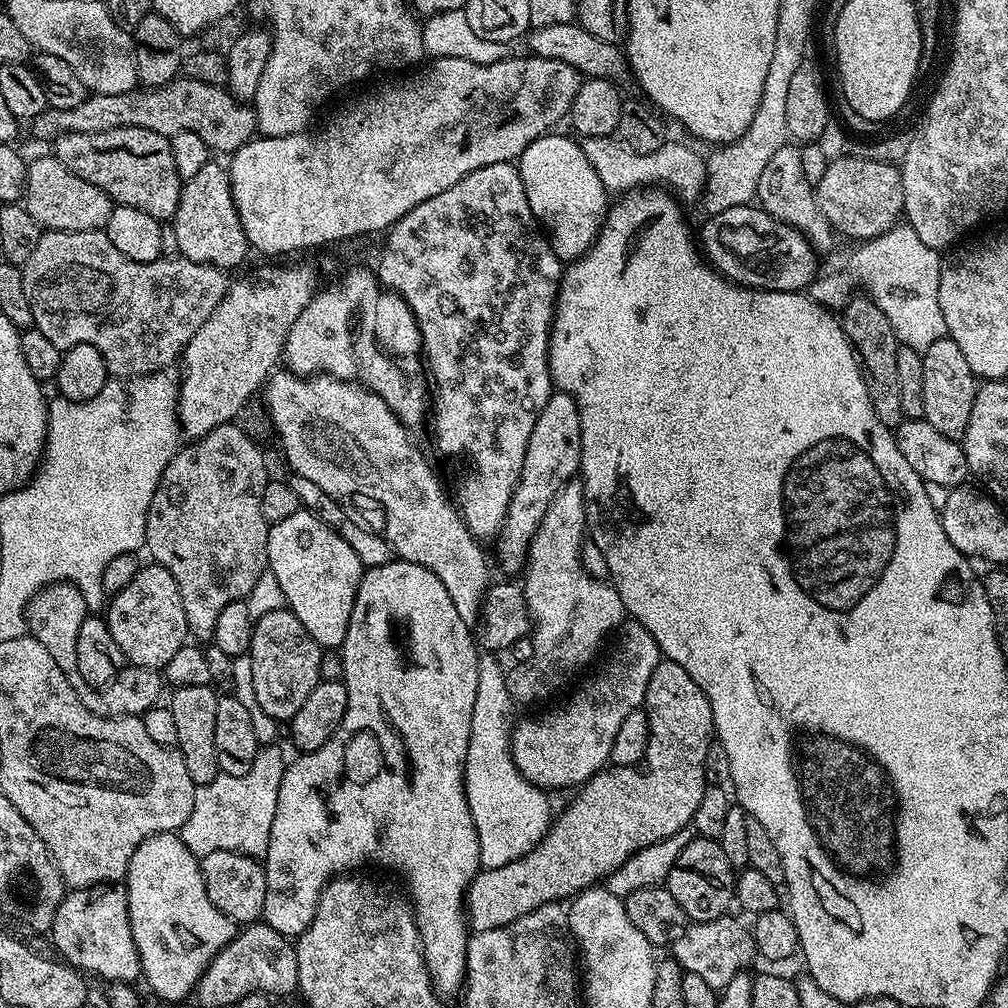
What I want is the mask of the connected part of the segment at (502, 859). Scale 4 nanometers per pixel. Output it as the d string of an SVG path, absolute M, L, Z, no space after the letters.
M484 654L478 662L478 690L474 694L474 714L470 714L470 742L466 746L464 763L464 789L470 806L470 814L478 832L478 850L480 862L484 868L497 868L514 862L524 856L548 832L548 826L554 819L554 811L548 805L549 793L543 788L531 784L518 770L512 757L512 729L514 727L514 701L506 686L505 669L500 669L501 657L496 654Z

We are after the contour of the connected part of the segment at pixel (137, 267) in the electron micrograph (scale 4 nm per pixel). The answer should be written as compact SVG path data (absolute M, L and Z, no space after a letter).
M104 230L94 232L45 231L40 237L38 246L34 246L34 254L30 254L28 261L23 264L22 271L24 273L24 285L26 286L26 298L30 298L30 310L32 311L34 327L42 330L42 334L46 334L46 338L50 338L50 342L54 342L54 346L58 346L62 350L73 348L79 344L94 346L94 350L98 350L98 354L102 354L109 373L116 378L149 376L152 372L163 372L171 369L173 367L171 364L175 360L177 363L181 359L183 350L190 342L190 338L194 338L194 334L198 334L198 326L202 326L202 322L206 322L206 318L210 318L210 314L214 314L218 302L222 302L222 298L228 293L230 285L229 273L225 269L215 268L209 264L199 264L193 260L185 260L181 255L161 258L149 264L134 262L114 247L114 242L110 242L108 233Z

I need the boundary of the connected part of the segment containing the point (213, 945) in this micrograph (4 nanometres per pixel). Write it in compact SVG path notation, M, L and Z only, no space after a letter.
M175 832L154 834L146 838L138 850L134 850L134 858L130 858L128 867L126 887L130 926L134 934L134 946L138 950L143 983L148 983L164 1000L184 1000L187 996L189 999L202 974L212 965L212 959L236 937L238 925L230 917L224 916L222 910L214 906L214 902L210 902L200 860L180 841Z

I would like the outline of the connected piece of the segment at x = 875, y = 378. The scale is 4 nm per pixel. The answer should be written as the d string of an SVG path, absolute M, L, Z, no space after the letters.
M859 294L844 308L844 313L839 313L838 319L842 330L848 335L849 342L852 343L852 350L856 354L856 361L860 363L860 373L866 382L866 394L870 394L870 406L874 406L874 414L878 414L878 418L888 428L895 430L900 425L901 420L905 419L902 410L902 394L898 390L898 350L901 343L896 339L894 334L894 326L890 326L890 321L886 319L886 314L882 314L882 310L878 310L878 306L867 294Z

